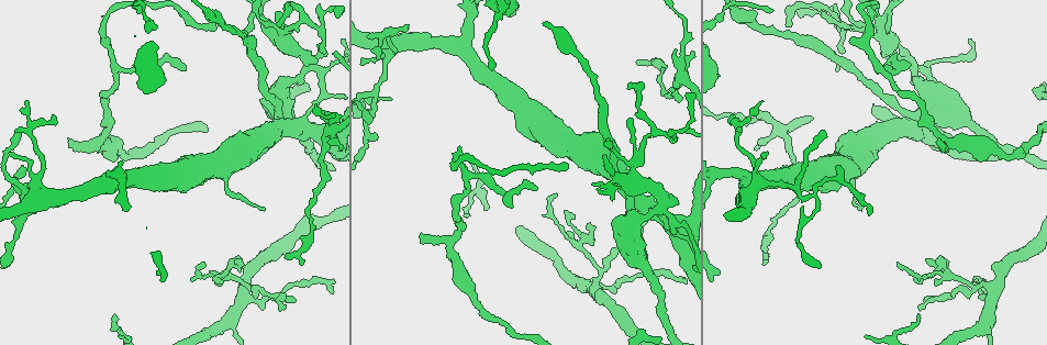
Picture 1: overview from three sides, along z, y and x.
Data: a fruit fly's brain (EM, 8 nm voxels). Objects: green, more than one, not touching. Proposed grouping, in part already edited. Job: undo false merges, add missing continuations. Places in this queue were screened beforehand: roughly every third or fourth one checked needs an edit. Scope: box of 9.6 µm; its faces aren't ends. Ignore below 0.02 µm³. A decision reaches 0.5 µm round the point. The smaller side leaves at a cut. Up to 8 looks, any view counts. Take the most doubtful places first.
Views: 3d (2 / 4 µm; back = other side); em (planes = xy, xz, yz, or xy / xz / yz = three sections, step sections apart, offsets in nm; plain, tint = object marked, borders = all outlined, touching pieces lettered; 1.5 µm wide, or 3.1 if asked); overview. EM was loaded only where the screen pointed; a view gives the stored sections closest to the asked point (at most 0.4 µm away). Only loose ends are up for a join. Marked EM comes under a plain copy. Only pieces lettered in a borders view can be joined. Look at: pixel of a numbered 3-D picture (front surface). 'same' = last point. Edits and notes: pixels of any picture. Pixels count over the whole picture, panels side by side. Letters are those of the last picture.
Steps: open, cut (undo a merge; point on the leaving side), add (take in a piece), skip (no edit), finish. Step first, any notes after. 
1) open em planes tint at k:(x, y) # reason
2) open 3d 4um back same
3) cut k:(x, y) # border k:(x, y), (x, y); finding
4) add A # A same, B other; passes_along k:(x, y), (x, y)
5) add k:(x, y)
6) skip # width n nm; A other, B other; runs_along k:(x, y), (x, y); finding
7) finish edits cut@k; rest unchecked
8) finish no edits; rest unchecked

open em xy step 8 borders at 1:(938, 137) # free end

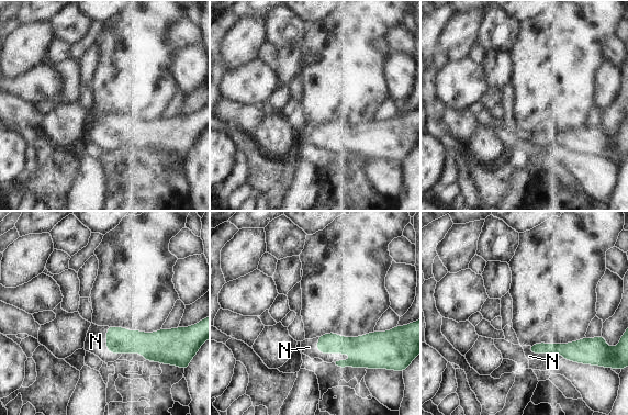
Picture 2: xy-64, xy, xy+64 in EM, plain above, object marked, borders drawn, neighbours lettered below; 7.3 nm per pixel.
open em planes borders same # cut it another way

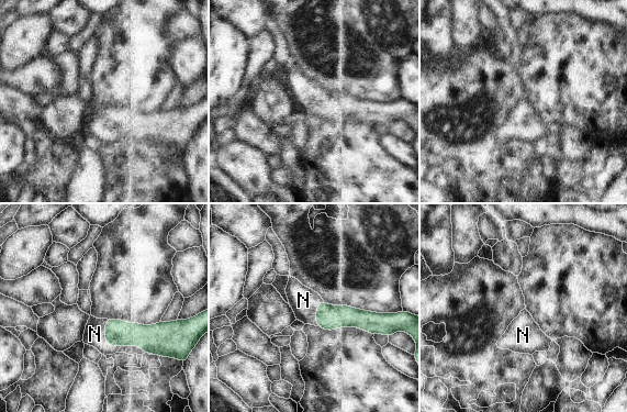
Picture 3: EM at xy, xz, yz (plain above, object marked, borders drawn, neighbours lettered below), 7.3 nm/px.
add 3:(94, 334) # N same; passes_along 3:(124, 334), (105, 337), (94, 334); the neuron continues

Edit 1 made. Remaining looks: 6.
open em planes borders at 1:(378, 59) # thin end

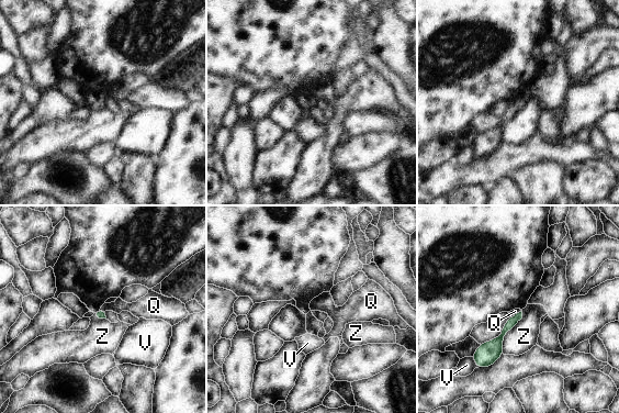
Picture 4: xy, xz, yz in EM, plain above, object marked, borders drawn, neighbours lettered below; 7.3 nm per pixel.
skip # Q other, V other, Z other; runs_along 4:(519, 315), (480, 360); none of them fits

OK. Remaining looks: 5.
open em planes borders at 1:(926, 258) # thin end

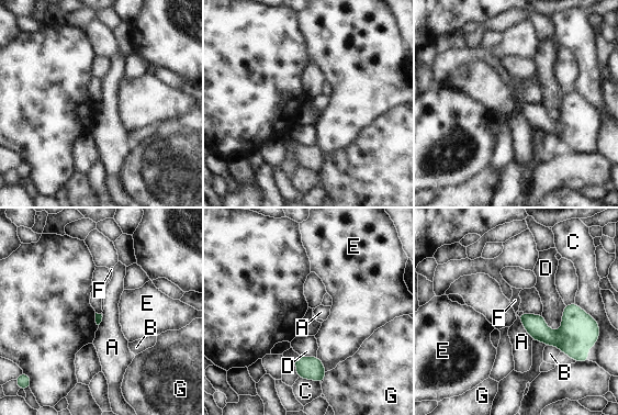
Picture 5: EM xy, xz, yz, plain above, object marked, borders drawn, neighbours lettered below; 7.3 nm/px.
skip # longest_contact D 220 nm; A other, B other, C other, D other, E other, F other, G other; border 5:(523, 312), (518, 316); none of them fits

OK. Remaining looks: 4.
finish edits add@3; rest unchecked

